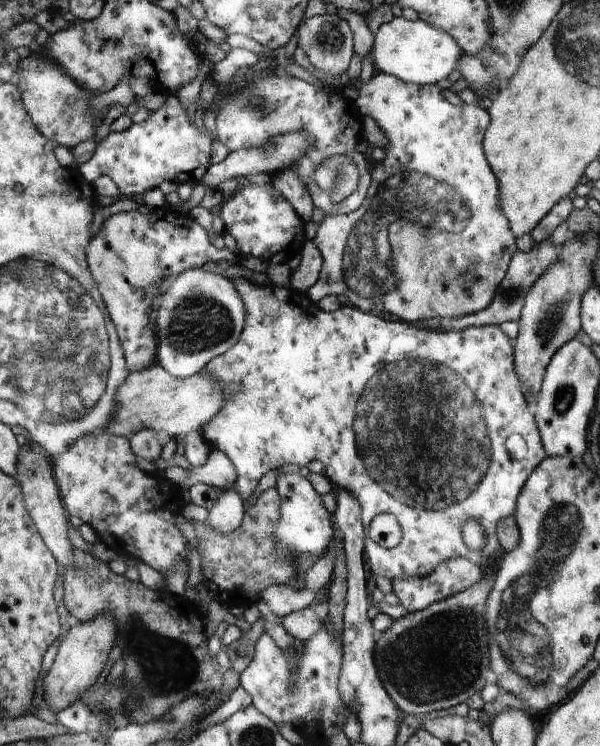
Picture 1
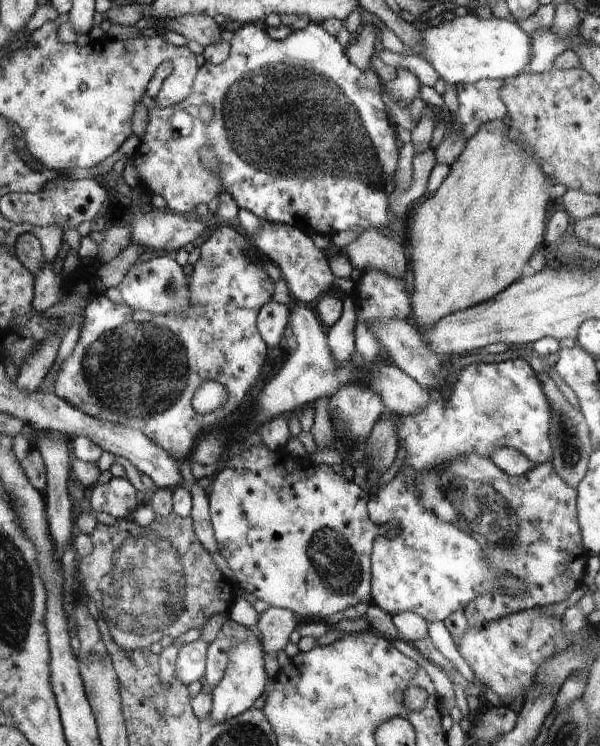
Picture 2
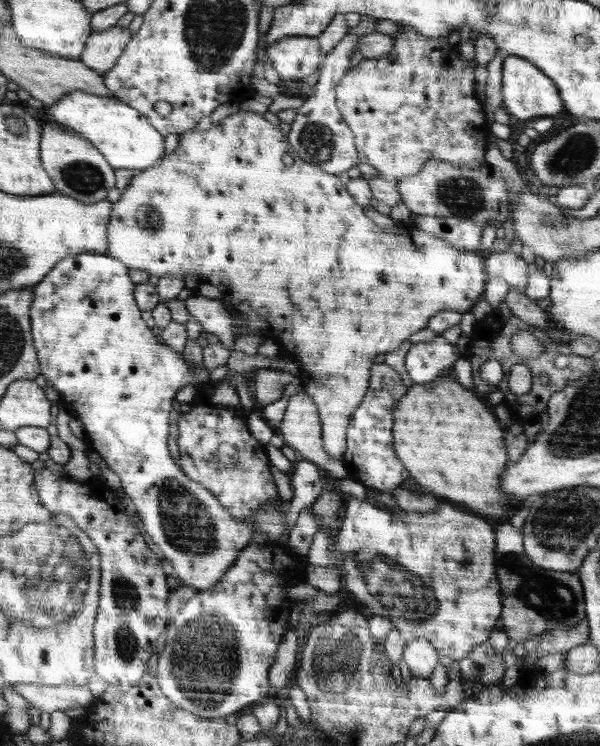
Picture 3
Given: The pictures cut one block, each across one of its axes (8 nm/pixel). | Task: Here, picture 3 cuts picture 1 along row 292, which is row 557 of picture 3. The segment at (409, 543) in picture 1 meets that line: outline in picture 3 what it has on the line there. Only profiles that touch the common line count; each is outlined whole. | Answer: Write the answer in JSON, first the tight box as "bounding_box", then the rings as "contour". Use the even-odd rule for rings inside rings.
{"bounding_box":[157,541,304,719],"contour":[[[266,541],[249,543],[225,576],[212,588],[200,589],[183,604],[175,615],[173,624],[166,629],[166,645],[159,653],[157,683],[170,702],[180,710],[192,712],[201,718],[216,719],[230,716],[248,704],[254,704],[270,692],[268,670],[273,666],[276,648],[282,642],[286,626],[282,620],[290,620],[294,601],[286,597],[289,585],[304,579],[303,557],[289,544]]]}

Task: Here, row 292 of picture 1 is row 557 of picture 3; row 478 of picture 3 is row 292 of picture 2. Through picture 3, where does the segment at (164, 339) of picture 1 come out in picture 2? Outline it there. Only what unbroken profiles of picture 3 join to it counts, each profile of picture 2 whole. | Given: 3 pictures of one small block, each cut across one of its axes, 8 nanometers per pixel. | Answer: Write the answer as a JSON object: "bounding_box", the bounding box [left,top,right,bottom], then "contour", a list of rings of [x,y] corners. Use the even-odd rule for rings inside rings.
{"bounding_box":[117,255,190,314],"contour":[[[168,255],[151,258],[144,262],[136,261],[117,289],[124,300],[124,306],[143,313],[174,314],[190,306],[190,290],[186,284],[186,274],[176,264],[176,260],[172,260],[172,256]]]}

